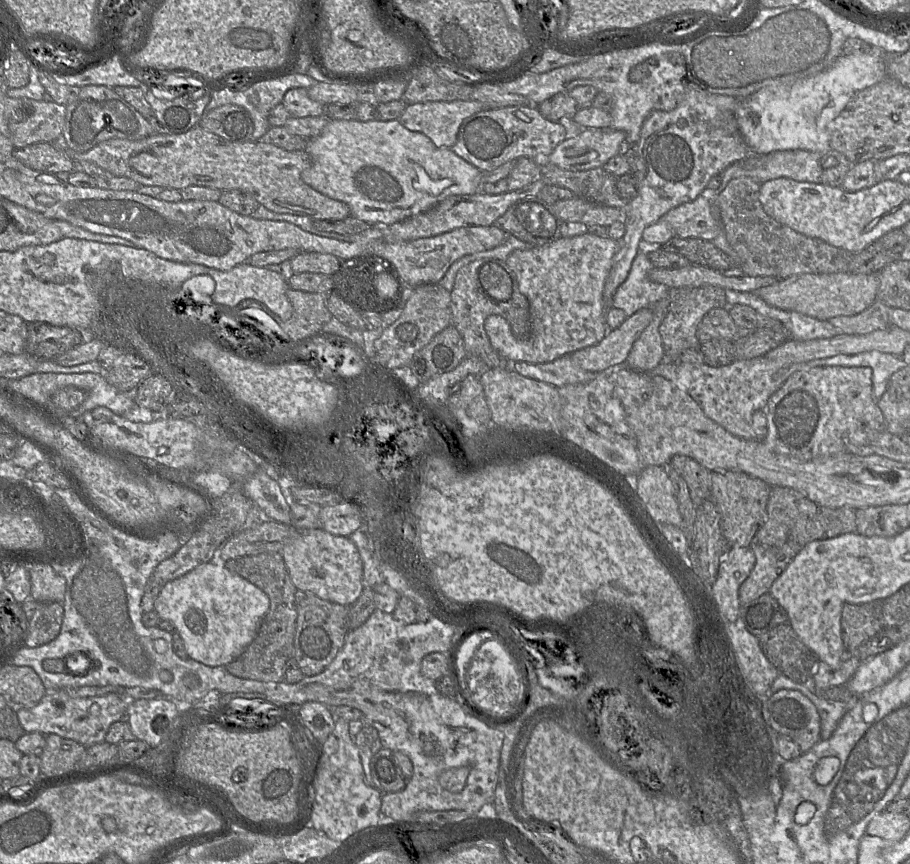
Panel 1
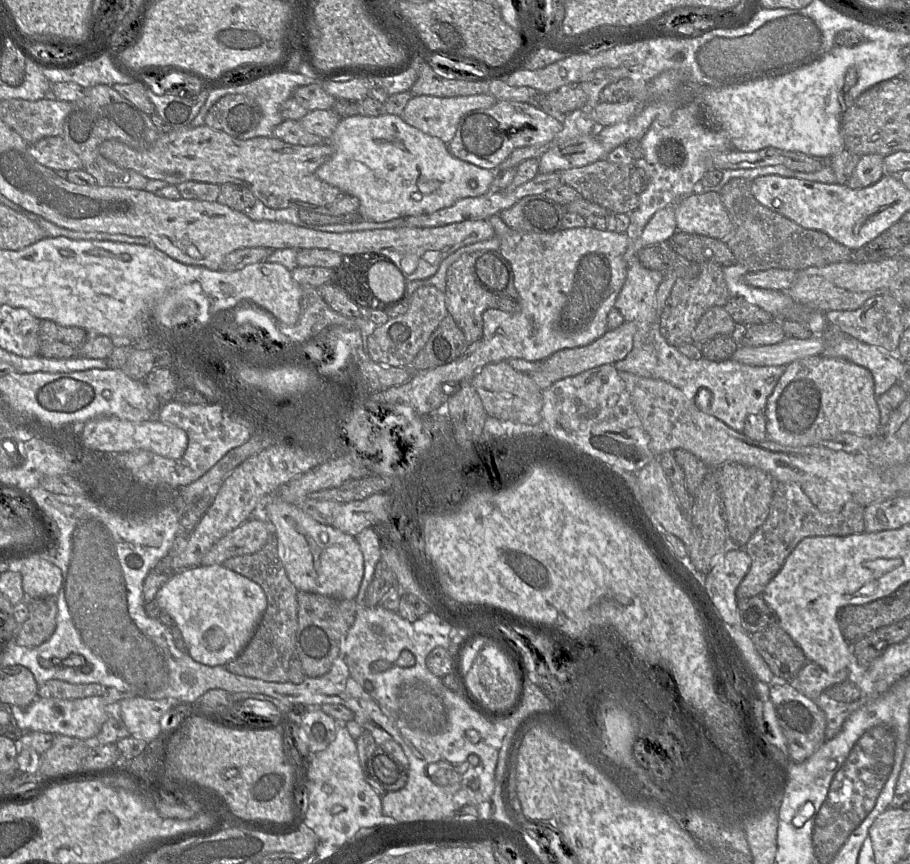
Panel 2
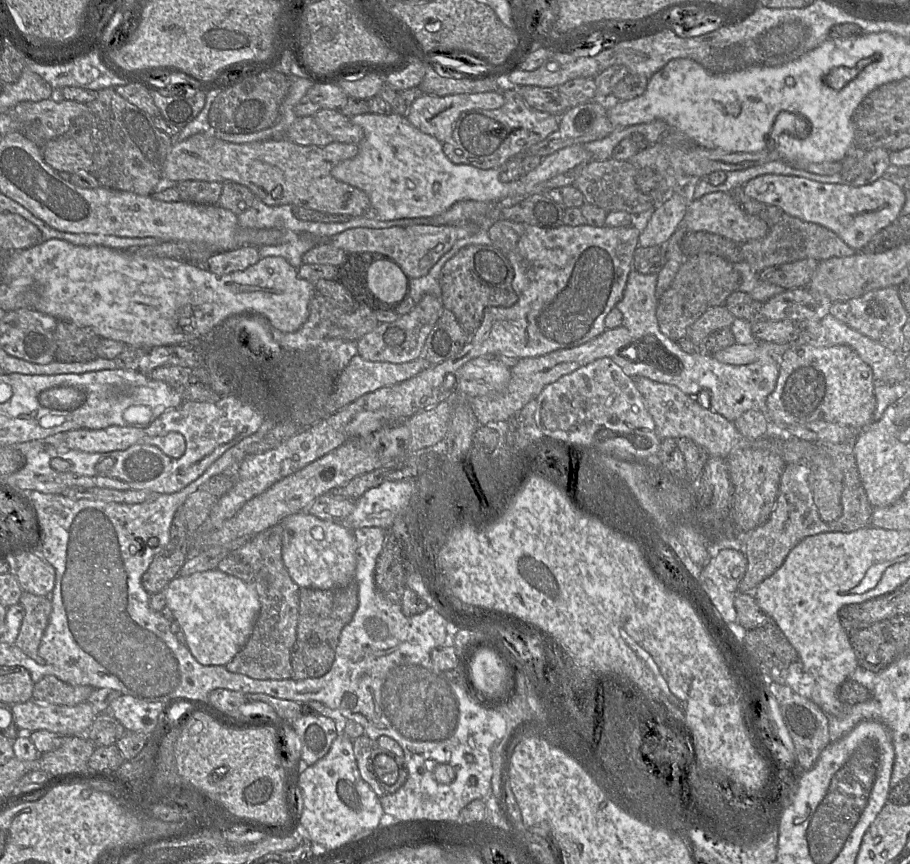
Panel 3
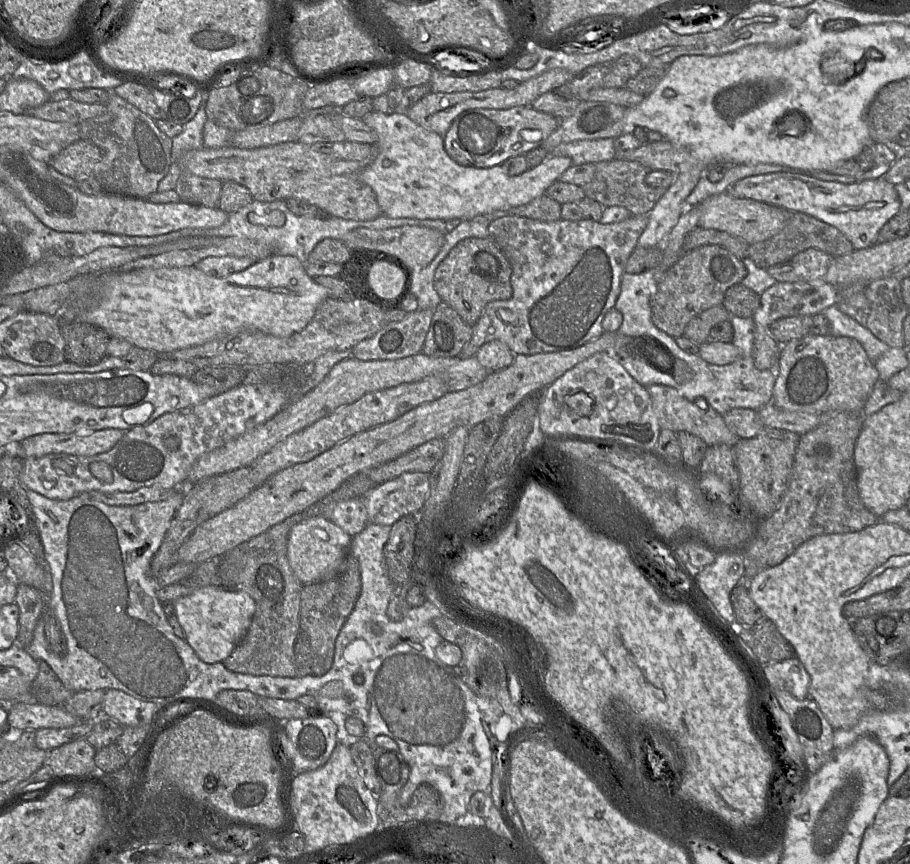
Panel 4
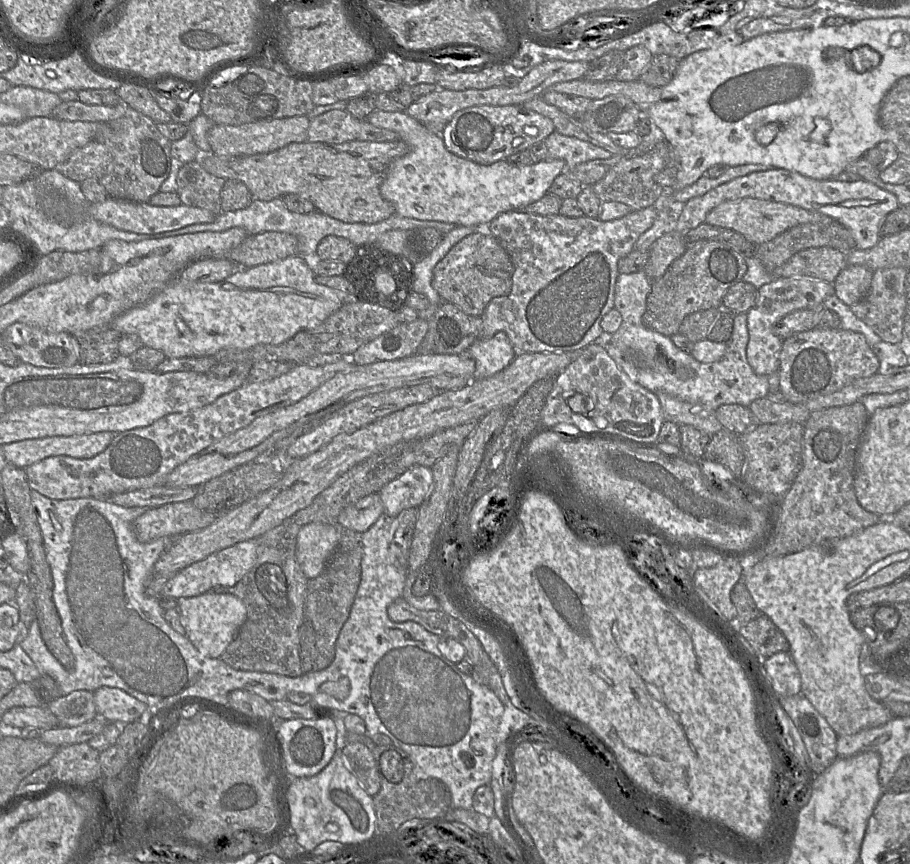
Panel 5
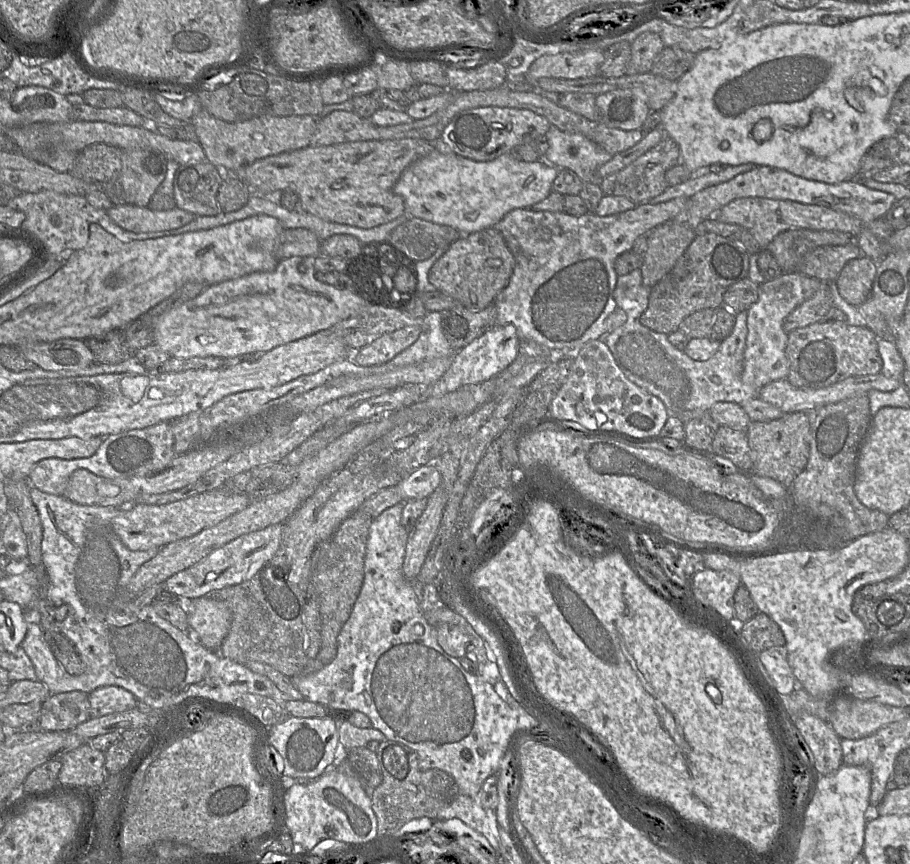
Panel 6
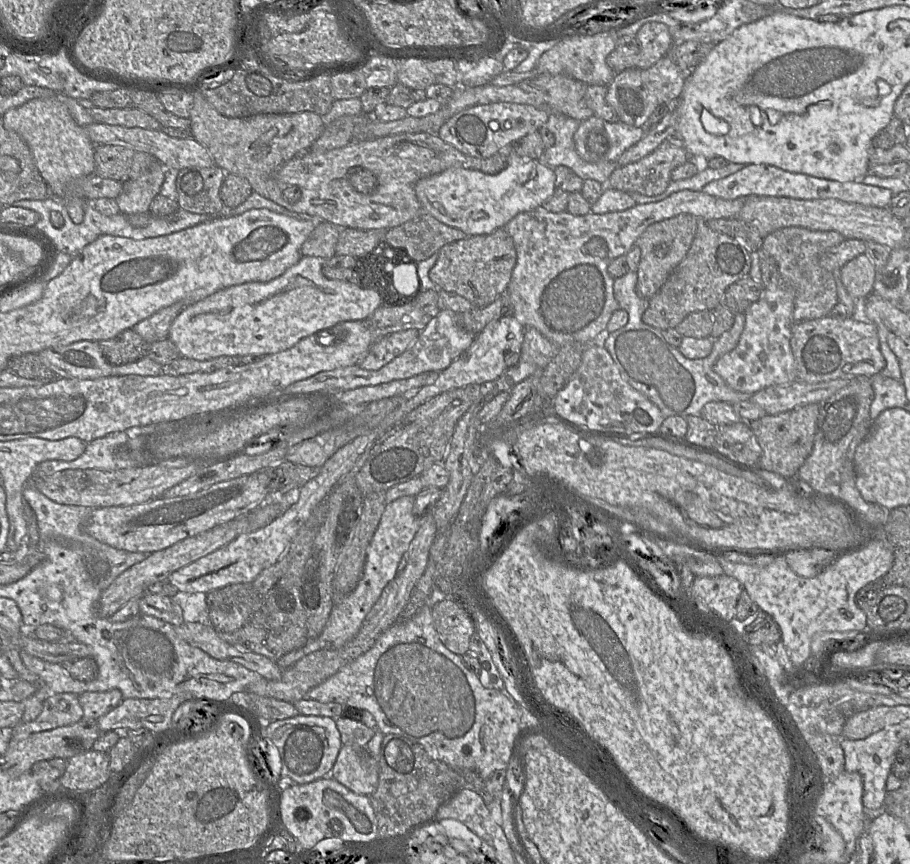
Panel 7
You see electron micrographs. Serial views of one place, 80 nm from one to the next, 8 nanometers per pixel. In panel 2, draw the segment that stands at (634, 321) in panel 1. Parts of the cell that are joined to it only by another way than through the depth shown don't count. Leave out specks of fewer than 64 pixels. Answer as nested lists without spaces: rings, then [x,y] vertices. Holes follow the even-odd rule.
[[[625,321],[617,329],[608,330],[602,337],[587,346],[563,349],[554,353],[549,358],[541,362],[540,368],[533,372],[530,377],[538,387],[544,391],[557,381],[564,378],[576,376],[601,365],[615,364],[626,358],[626,356],[631,352],[636,332],[636,324]]]

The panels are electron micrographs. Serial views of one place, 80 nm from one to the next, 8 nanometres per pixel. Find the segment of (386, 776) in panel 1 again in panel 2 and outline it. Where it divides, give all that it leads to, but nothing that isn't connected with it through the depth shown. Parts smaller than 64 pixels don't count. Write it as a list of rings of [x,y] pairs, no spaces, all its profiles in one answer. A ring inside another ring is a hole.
[[[377,746],[368,760],[370,777],[387,792],[398,791],[407,783],[407,771],[389,752]]]

